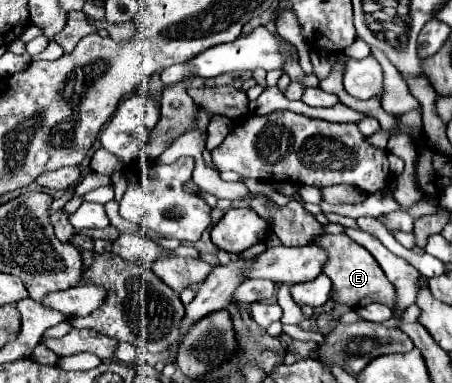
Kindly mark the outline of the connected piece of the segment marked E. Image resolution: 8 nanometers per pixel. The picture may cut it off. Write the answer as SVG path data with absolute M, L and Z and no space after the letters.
M323 234L319 240L315 240L315 244L327 252L327 264L323 264L323 272L333 282L337 304L345 304L349 308L361 308L371 302L379 302L389 308L395 306L393 284L387 280L387 276L383 276L383 270L379 264L375 264L373 256L365 248L359 248L359 244L345 234Z

